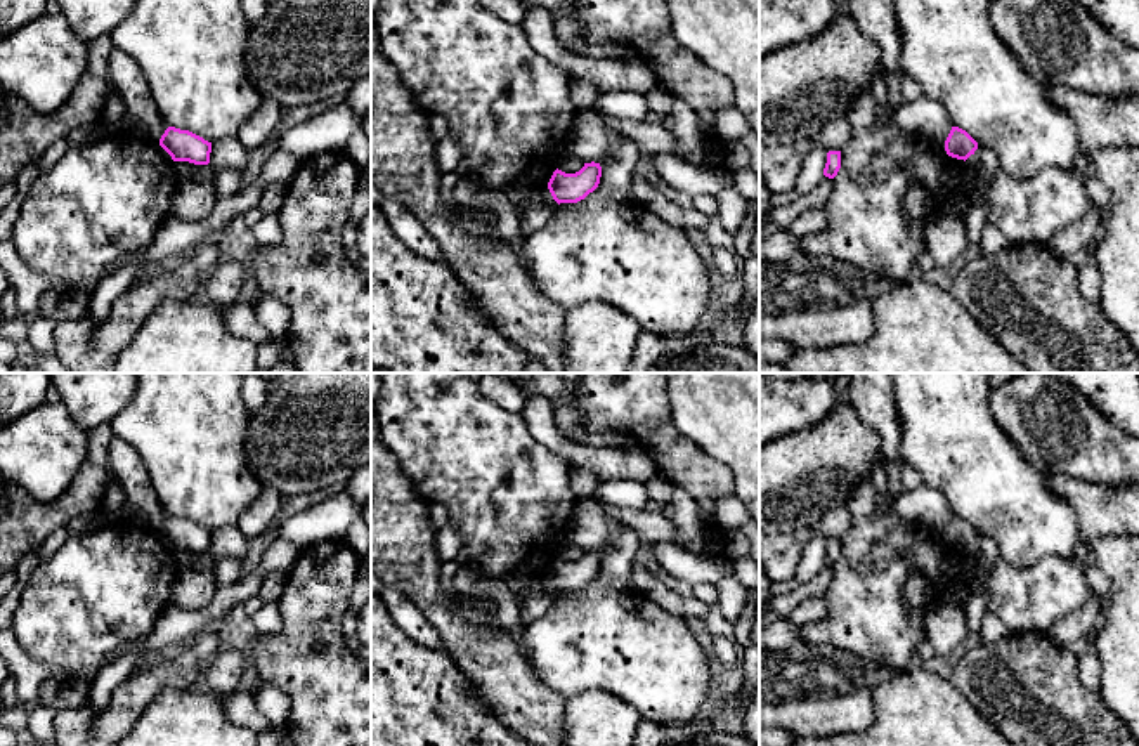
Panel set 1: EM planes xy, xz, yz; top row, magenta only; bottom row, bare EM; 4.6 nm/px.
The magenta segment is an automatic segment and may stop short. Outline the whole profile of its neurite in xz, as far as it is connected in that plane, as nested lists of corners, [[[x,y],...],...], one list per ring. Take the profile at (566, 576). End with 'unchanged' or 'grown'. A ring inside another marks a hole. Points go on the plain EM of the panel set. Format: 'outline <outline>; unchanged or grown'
outline [[[595,550],[584,552],[576,562],[565,562],[556,557],[548,571],[548,578],[558,593],[577,592],[598,576],[600,566],[602,555]]]; unchanged

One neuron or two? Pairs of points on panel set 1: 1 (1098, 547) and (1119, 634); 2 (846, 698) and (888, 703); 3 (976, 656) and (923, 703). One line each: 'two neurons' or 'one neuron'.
1: one neuron
2: two neurons
3: two neurons

